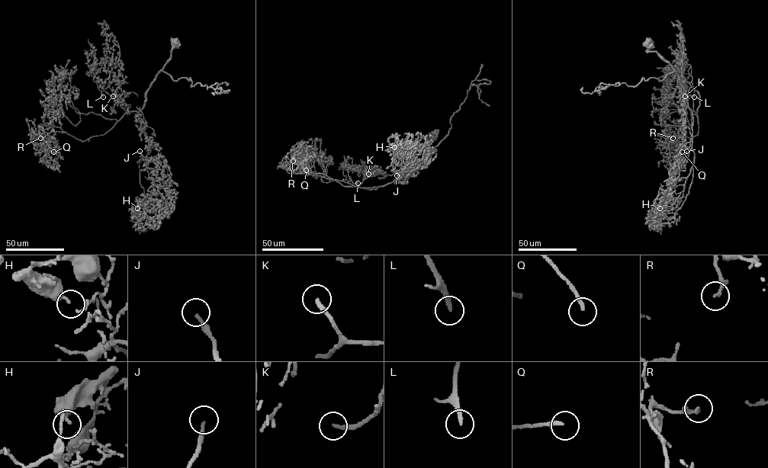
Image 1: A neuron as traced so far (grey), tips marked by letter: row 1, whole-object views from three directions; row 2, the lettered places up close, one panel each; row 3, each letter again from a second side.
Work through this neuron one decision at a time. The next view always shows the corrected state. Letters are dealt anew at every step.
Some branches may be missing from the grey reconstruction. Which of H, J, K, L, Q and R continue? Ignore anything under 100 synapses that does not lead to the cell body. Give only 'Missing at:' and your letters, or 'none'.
Missing at: J, K, L

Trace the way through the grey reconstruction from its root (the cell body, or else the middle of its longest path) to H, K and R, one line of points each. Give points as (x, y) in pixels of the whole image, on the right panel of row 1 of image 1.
H: (648, 42), (647, 51), (656, 52), (679, 78), (693, 118), (694, 163), (683, 197), (660, 201), (660, 208)
K: (648, 42), (647, 51), (669, 63), (688, 107), (697, 112), (698, 92), (691, 87), (685, 96)
R: (648, 42), (647, 51), (669, 63), (696, 113), (698, 134), (673, 138)

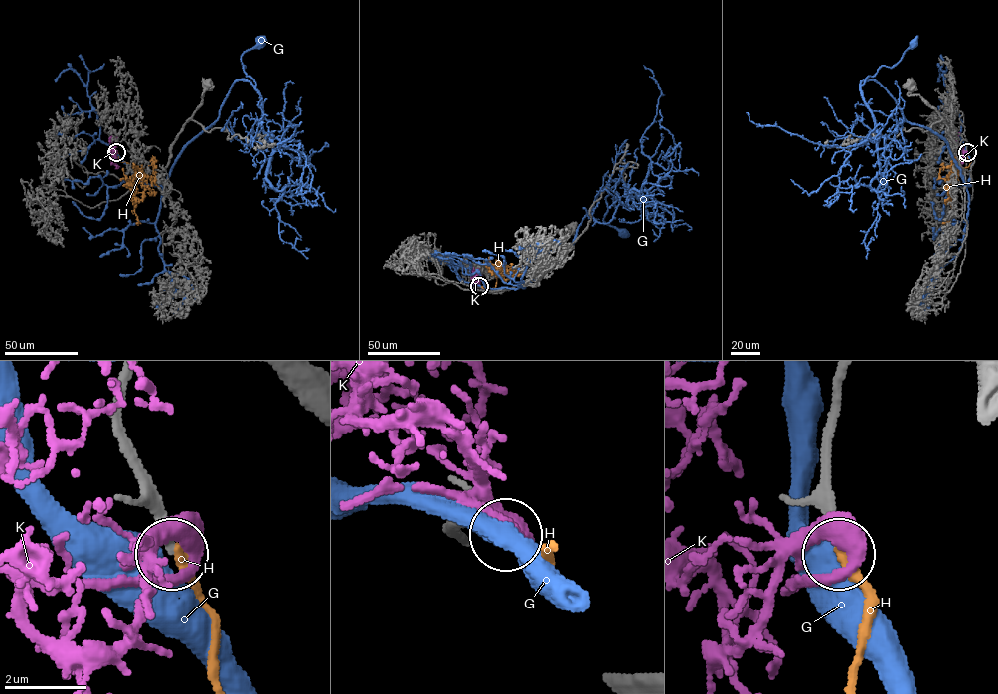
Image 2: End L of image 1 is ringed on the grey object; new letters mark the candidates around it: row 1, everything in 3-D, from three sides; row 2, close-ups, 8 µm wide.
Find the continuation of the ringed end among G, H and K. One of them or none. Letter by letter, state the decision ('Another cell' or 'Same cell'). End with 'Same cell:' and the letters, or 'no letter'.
G: Another cell
H: Same cell
K: Another cell
Same cell: H

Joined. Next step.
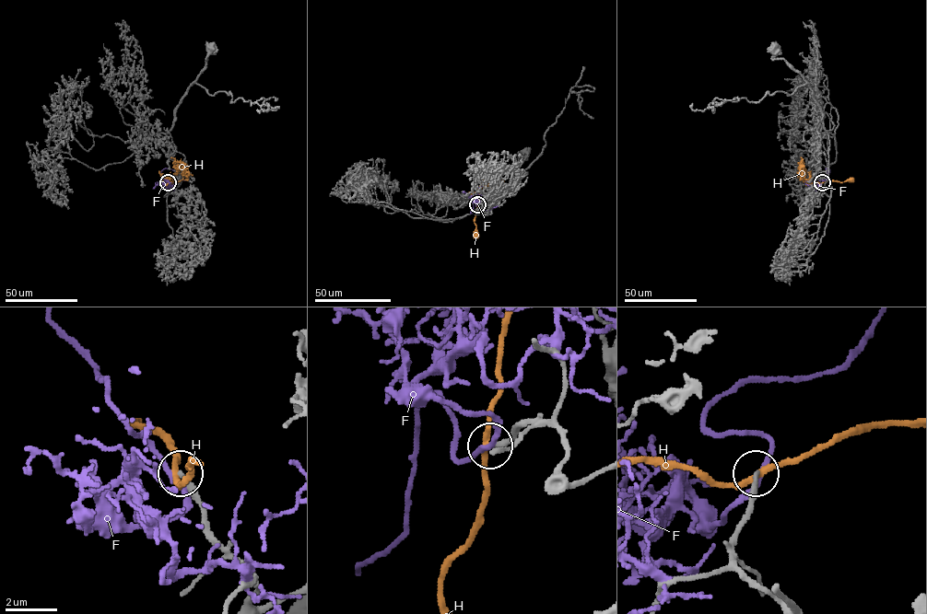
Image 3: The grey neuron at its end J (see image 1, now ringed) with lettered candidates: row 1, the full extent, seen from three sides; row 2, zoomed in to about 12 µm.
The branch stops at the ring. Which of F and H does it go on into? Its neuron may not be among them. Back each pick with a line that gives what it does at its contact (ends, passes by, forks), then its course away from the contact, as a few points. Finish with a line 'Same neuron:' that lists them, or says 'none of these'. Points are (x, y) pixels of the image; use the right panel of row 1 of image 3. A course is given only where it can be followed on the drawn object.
Same neuron: none of these

